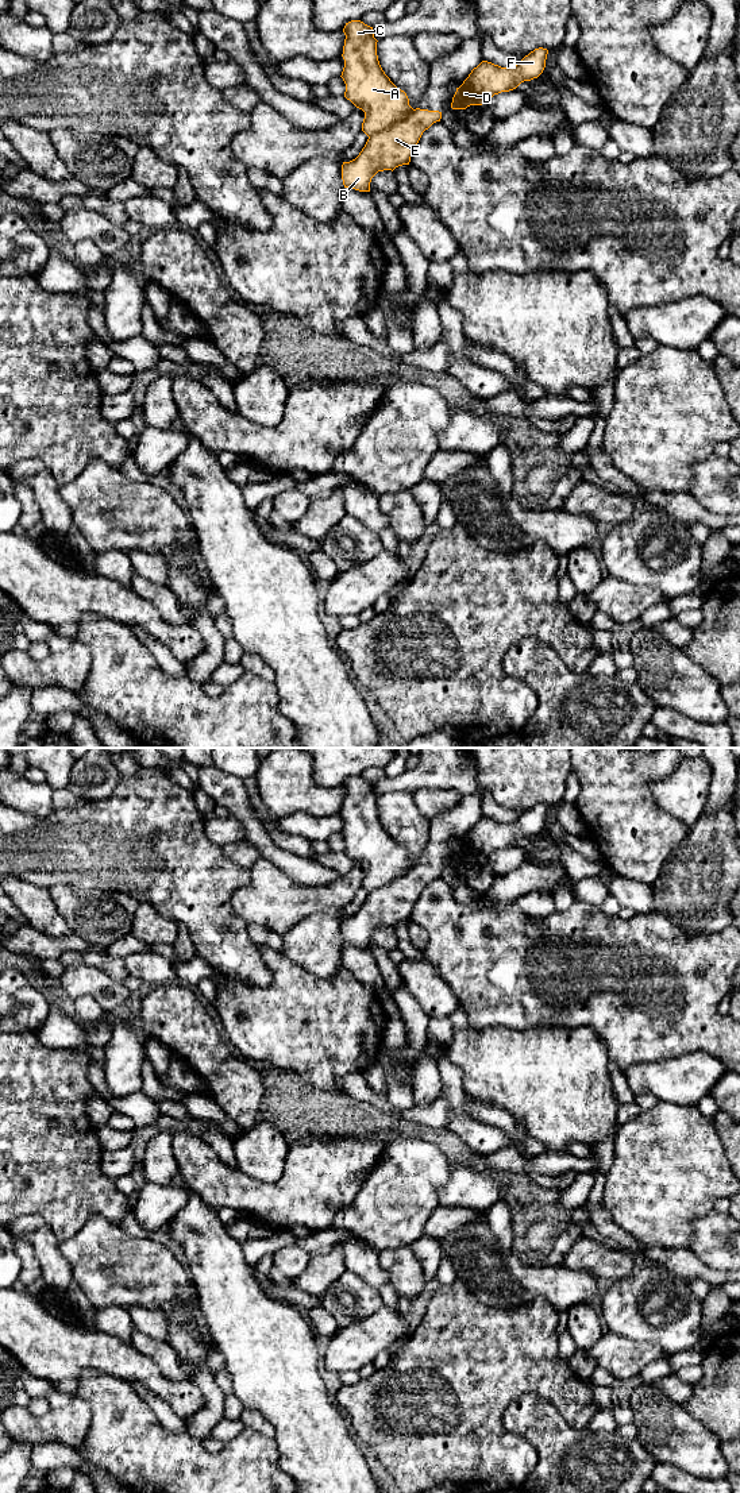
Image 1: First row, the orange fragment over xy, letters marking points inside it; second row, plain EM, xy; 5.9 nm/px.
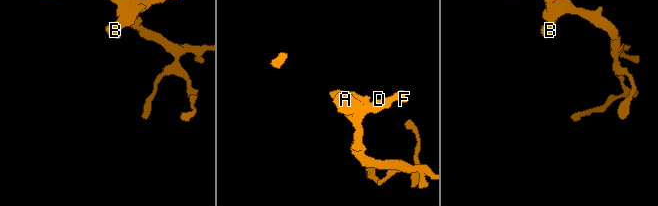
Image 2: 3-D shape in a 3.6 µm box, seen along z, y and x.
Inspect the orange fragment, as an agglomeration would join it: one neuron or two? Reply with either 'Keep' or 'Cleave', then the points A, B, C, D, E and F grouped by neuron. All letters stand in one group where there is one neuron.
Cleave. Groups: A C D F / B E

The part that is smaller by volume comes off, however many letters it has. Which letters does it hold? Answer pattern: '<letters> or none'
B, E

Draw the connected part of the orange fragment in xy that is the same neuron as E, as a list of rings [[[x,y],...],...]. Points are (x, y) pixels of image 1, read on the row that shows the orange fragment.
[[[416,108],[402,120],[369,136],[359,155],[342,165],[344,188],[370,192],[371,178],[378,171],[409,165],[423,132],[440,119],[439,111]]]

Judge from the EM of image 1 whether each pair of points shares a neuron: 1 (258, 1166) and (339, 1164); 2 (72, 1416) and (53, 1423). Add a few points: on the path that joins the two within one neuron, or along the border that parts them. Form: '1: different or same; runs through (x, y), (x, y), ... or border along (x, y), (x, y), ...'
1: different; border along (289, 1145), (284, 1173), (274, 1181), (257, 1181)
2: same; runs through (68, 1420), (57, 1423)

